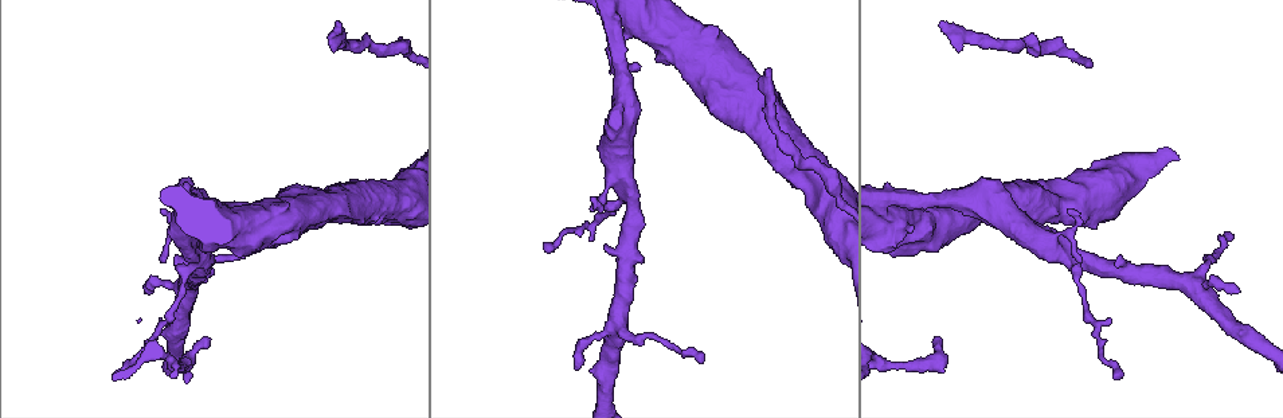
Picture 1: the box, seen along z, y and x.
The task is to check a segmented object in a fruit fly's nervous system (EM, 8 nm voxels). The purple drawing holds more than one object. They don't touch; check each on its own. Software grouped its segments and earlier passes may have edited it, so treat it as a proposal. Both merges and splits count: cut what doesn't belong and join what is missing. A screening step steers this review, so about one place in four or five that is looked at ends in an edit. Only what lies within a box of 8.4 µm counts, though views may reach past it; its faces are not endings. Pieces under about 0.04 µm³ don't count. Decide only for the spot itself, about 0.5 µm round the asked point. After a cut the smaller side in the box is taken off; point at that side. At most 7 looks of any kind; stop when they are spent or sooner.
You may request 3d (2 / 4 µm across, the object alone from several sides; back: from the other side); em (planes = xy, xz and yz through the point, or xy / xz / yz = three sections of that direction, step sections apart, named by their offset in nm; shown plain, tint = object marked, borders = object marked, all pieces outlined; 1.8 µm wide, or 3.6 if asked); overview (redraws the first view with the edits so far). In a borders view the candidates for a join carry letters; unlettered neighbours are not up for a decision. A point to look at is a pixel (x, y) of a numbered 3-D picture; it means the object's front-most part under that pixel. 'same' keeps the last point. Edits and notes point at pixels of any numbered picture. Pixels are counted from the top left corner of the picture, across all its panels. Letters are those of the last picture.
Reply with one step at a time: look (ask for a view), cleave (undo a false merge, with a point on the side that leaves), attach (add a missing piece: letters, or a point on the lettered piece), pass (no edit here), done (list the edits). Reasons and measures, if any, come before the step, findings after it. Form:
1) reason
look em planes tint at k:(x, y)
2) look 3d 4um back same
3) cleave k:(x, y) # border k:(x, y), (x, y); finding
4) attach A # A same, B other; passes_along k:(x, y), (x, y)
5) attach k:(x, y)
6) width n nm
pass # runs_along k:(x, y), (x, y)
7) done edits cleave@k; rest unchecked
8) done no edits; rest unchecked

abrupt turn
look 3d 4um at 1:(885, 197)

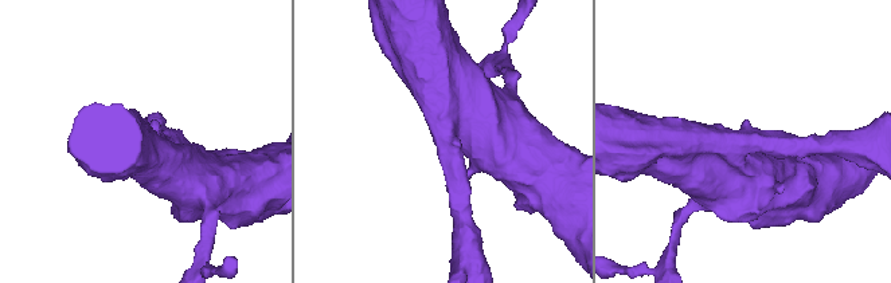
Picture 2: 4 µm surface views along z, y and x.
arm_widths 300, 700 nm; need the tissue
look em 3.6um planes borders at 2:(737, 140)

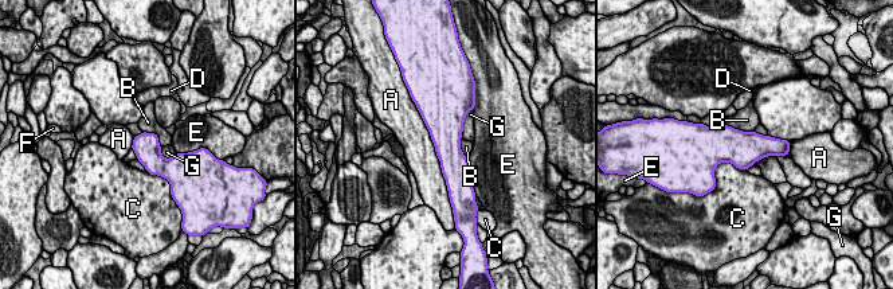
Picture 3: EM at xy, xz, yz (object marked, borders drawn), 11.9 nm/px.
pass # A other, B other, C other, D other, E other, F other, G other; border 3:(727, 124), (743, 131), (754, 131); all the same neuron

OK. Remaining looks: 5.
look 3d 2um at 1:(1114, 379)

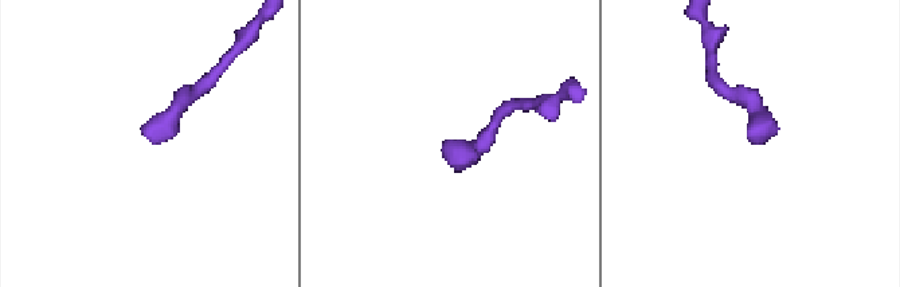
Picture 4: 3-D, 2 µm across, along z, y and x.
now the EM
look em xz step 4 plain at 4:(749, 133)

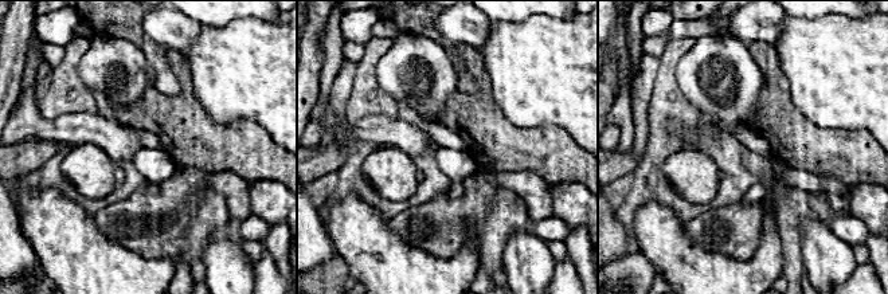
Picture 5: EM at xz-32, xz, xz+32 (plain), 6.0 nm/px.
look em xz step 4 borders same

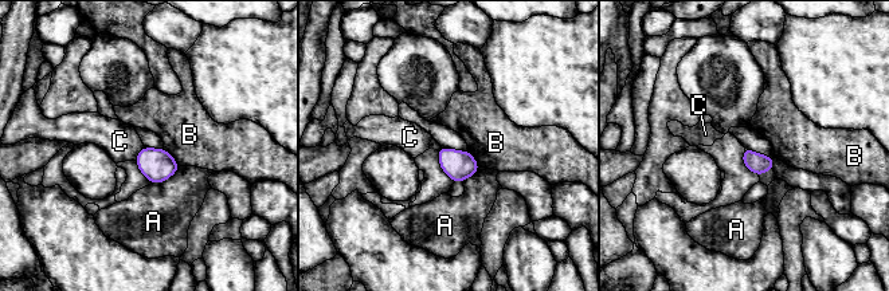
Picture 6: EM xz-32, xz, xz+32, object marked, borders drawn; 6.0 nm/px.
pass # A other, B other, C other; border 6:(144, 146), (134, 160); none of them fits

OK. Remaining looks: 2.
done no edits; rest unchecked

